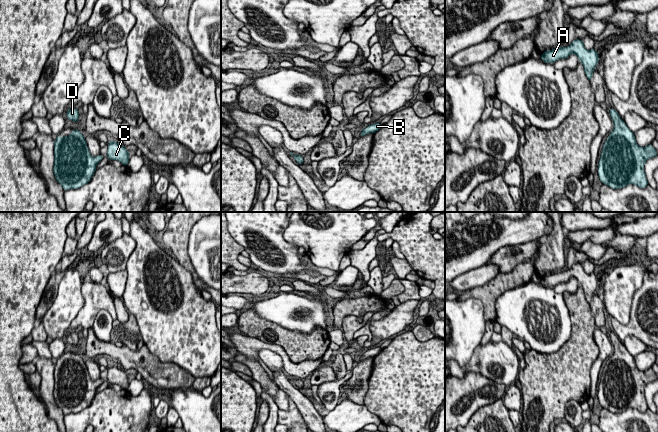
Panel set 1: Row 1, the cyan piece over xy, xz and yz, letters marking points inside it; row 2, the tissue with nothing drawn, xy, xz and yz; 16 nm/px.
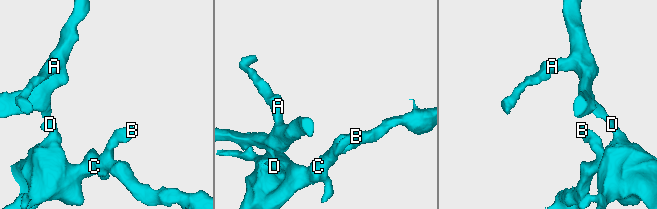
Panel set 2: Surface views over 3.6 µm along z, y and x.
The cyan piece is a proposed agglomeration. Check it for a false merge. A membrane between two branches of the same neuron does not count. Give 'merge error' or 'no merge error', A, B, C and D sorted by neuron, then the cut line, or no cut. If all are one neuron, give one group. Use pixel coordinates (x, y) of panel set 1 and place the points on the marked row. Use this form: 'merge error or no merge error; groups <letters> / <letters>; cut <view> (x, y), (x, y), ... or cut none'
no merge error; groups A B C D; cut none

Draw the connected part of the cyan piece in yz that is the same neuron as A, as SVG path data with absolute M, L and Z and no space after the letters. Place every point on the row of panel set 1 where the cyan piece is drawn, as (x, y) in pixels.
M575 39L568 47L546 50L541 54L541 59L545 63L554 63L559 59L566 59L574 53L584 67L586 77L591 81L593 71L599 62L599 54L592 48L587 50L583 40Z

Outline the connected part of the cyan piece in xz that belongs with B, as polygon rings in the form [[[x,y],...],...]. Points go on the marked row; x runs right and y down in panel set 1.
[[[375,123],[375,124],[370,124],[368,127],[366,127],[365,129],[362,129],[362,132],[360,134],[360,137],[367,135],[369,133],[375,133],[376,131],[378,131],[381,128],[381,124],[380,123]]]

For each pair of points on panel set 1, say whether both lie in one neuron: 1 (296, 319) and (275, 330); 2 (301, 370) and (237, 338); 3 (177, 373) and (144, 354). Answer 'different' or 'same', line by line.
1: different
2: same
3: same

